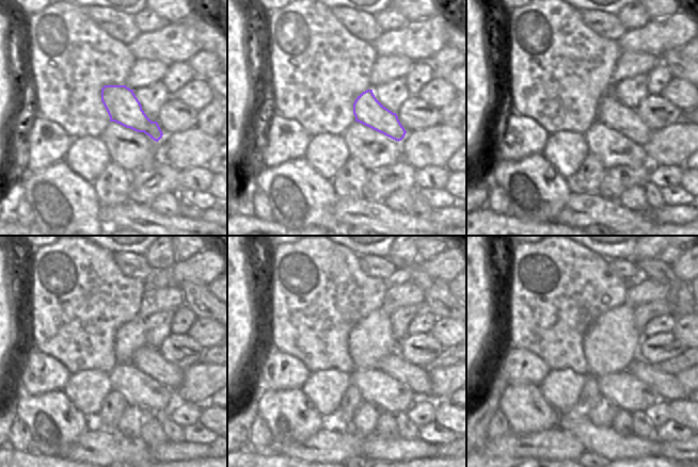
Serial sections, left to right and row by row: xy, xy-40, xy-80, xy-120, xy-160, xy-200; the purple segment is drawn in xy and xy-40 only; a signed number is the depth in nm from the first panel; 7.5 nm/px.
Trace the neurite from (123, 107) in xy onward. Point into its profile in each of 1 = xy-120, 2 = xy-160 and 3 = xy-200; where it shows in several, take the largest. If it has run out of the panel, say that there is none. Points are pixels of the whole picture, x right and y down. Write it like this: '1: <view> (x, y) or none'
1: xy-120 (147, 359)
2: xy-160 (415, 377)
3: xy-200 (667, 386)

